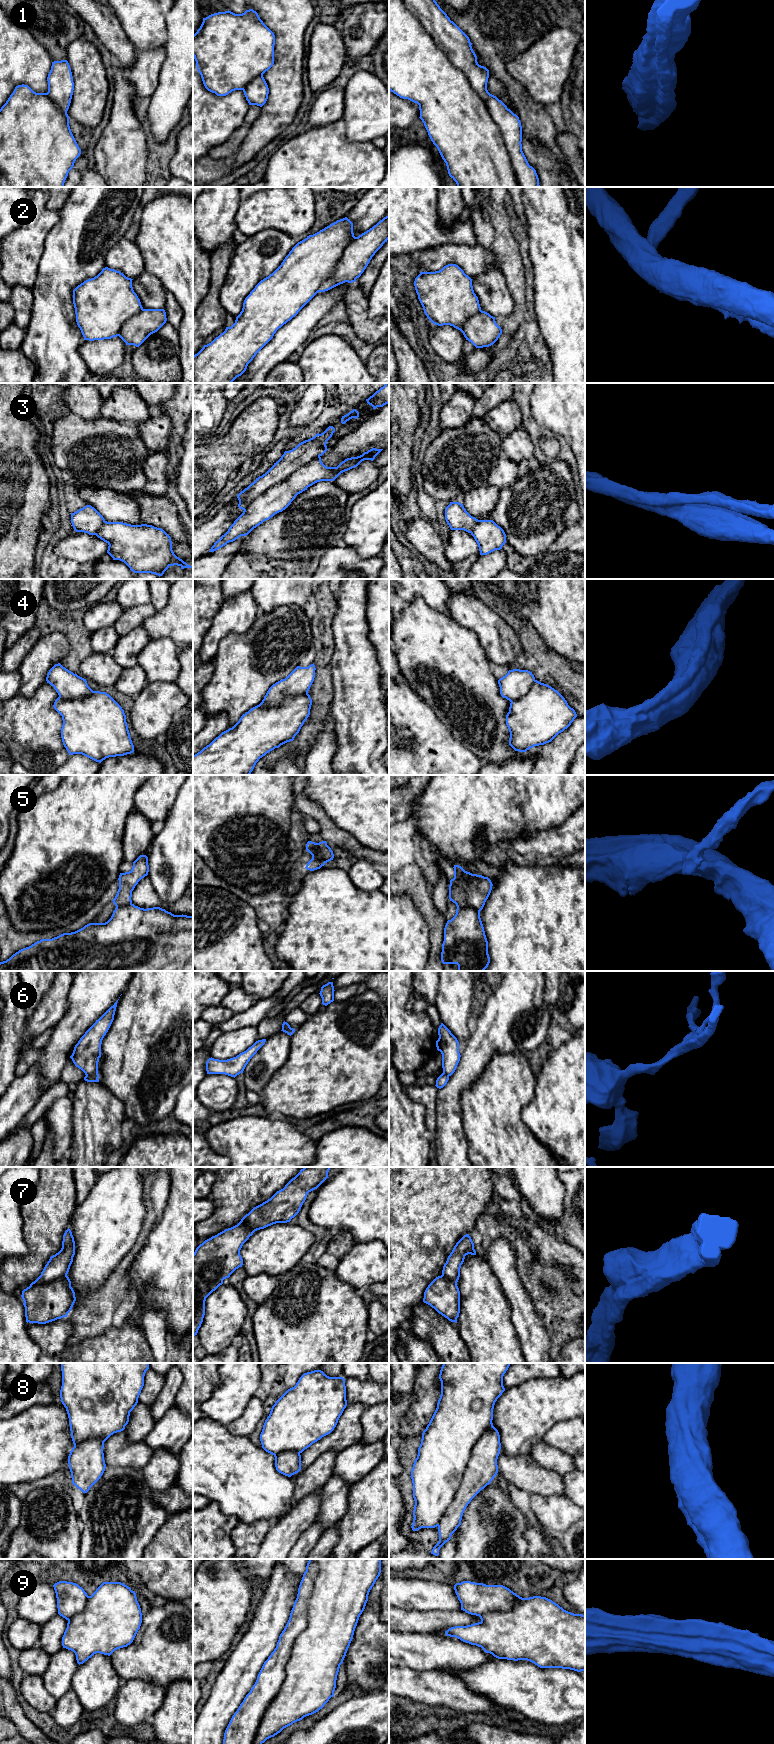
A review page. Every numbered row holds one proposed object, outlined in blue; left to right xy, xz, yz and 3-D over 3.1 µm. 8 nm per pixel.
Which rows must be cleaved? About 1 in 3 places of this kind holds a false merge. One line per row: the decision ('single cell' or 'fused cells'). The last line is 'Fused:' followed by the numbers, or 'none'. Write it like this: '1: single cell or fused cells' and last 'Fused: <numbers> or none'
1: single cell
2: single cell
3: fused cells
4: single cell
5: fused cells
6: fused cells
7: single cell
8: single cell
9: single cell
Fused: 3, 5, 6

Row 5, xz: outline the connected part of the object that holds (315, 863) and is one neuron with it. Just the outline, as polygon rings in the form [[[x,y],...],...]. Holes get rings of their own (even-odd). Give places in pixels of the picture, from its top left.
[[[308,841],[306,844],[306,851],[308,851],[312,855],[312,859],[307,863],[306,869],[310,871],[314,871],[320,869],[325,863],[316,857],[313,856],[313,853],[317,851],[317,843]]]

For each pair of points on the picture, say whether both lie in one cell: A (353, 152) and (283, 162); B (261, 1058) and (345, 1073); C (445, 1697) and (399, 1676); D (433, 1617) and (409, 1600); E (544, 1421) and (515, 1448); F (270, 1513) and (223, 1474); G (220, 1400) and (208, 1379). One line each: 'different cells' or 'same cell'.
A: same cell
B: different cells
C: same cell
D: different cells
E: same cell
F: same cell
G: different cells

